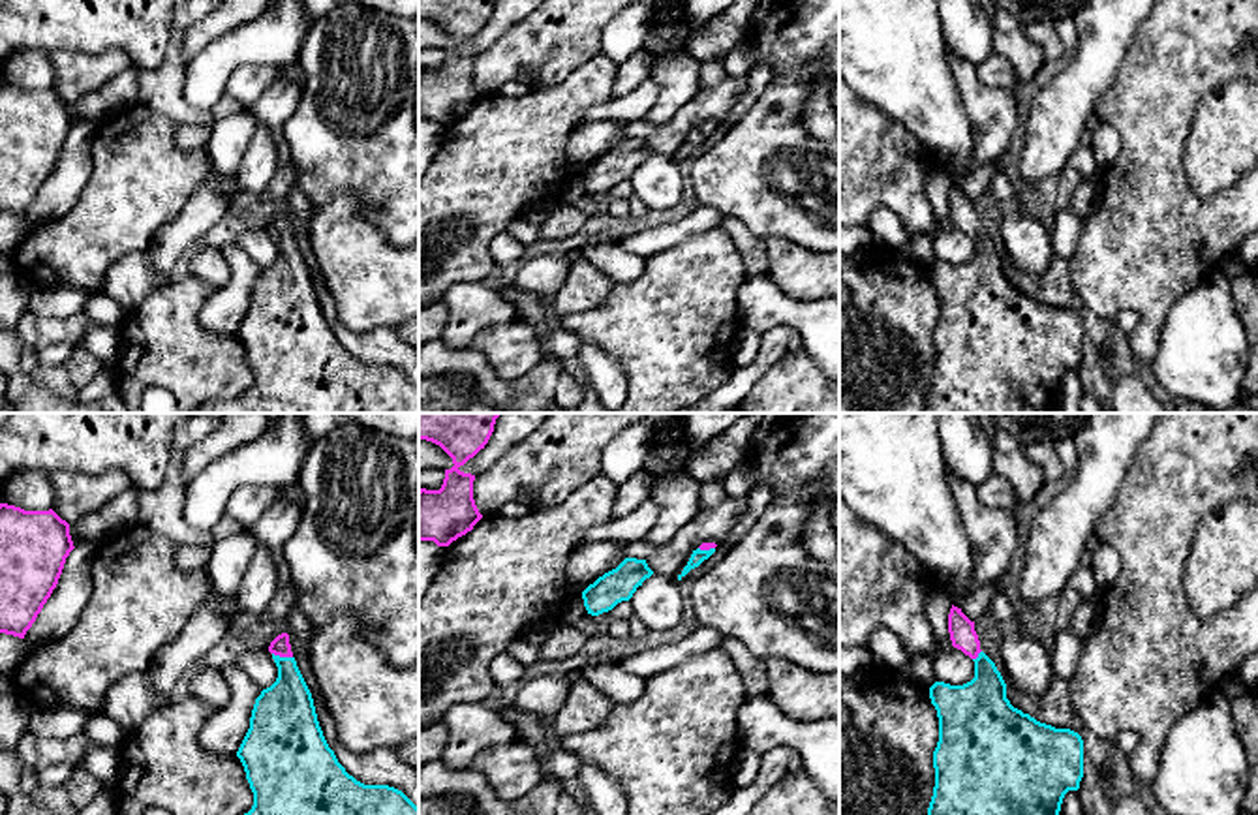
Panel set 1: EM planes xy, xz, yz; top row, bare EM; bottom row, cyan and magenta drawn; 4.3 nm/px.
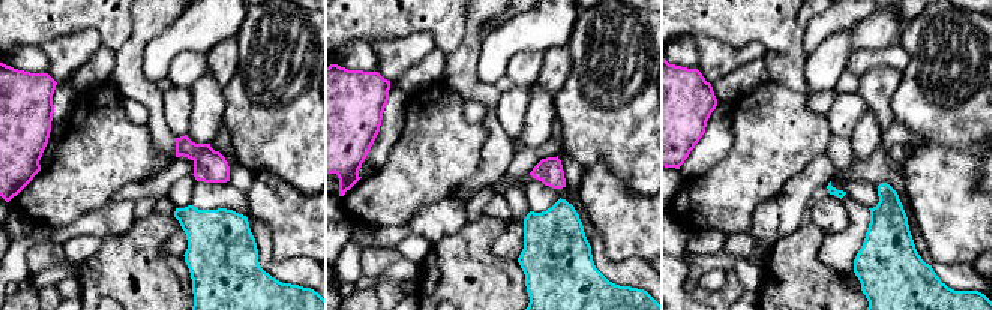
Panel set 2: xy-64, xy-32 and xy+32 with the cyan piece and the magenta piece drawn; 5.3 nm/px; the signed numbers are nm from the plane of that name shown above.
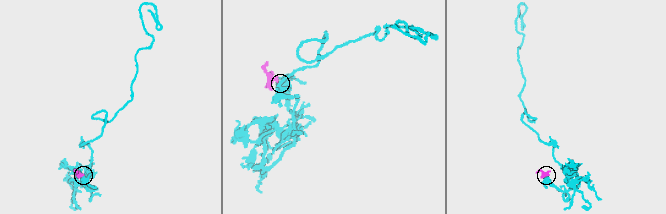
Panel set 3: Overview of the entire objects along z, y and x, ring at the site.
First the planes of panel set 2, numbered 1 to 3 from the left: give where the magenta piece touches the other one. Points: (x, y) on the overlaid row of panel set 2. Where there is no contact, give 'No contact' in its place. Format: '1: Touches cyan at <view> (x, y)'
1: No contact
2: No contact
3: No contact

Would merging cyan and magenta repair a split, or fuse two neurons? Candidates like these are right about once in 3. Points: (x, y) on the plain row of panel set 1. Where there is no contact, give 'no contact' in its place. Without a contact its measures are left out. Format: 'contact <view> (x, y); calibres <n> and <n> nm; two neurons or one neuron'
contact xy (282, 237); calibres 280 and 80 nm; one neuron

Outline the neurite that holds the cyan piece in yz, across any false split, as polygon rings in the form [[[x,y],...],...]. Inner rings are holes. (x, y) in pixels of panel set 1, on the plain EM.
[[[961,188],[948,193],[952,225],[974,240],[974,257],[963,265],[935,261],[929,267],[939,297],[939,321],[933,331],[935,366],[924,413],[1057,413],[1063,377],[1078,370],[1083,357],[1083,319],[1070,308],[1055,308],[1014,287],[995,242],[980,229],[980,220]]]

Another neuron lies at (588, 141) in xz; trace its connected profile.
[[[593,120],[575,128],[567,141],[567,158],[573,171],[582,171],[608,152],[612,141],[623,133],[625,124]]]

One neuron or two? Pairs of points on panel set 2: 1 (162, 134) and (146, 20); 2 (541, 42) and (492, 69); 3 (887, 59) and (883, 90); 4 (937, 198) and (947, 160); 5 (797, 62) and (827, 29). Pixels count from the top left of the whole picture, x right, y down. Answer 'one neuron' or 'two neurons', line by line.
1: one neuron
2: one neuron
3: two neurons
4: one neuron
5: two neurons

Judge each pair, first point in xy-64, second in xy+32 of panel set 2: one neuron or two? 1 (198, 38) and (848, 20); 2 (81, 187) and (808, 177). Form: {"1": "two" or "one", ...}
{"1": "two", "2": "two"}

